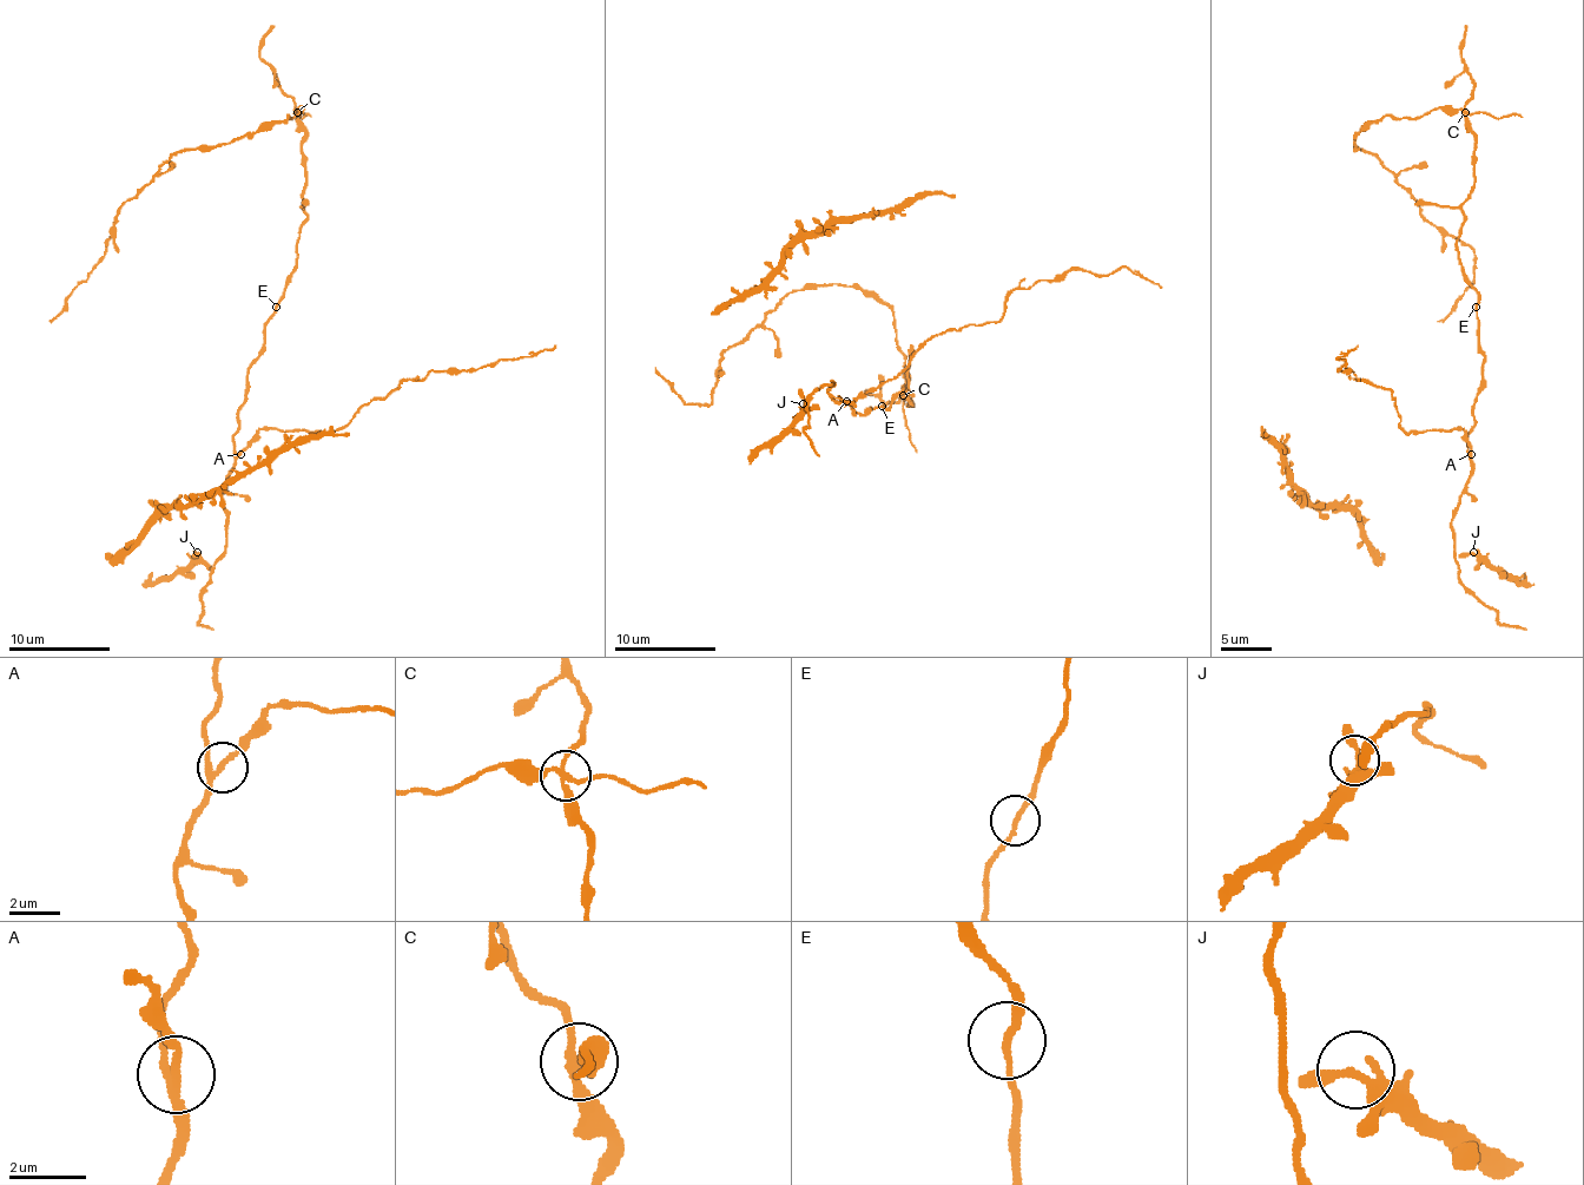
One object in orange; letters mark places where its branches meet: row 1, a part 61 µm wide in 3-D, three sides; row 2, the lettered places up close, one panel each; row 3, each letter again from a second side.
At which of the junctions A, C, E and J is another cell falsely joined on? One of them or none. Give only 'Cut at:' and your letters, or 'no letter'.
Cut at: C

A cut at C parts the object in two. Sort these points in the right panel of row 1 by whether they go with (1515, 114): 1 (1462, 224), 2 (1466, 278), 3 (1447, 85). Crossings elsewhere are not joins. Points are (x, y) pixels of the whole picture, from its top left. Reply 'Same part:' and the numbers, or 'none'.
Same part: none

